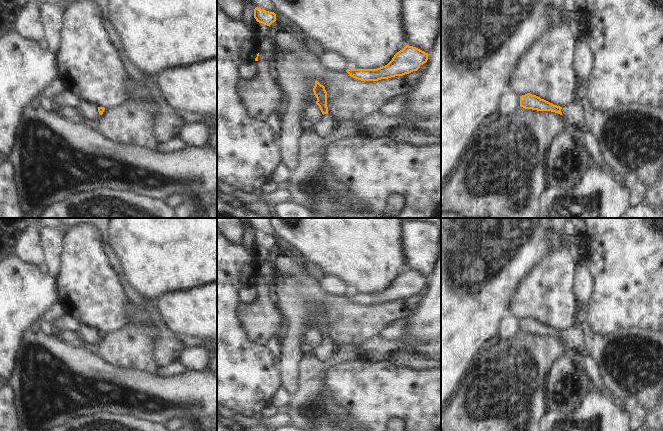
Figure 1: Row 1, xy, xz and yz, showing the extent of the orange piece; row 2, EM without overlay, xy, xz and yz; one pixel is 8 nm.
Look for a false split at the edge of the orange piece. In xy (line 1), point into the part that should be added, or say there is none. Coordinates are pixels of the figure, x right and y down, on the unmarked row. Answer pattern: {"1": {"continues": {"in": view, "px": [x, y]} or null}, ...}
{"1": {"continues": null}}

